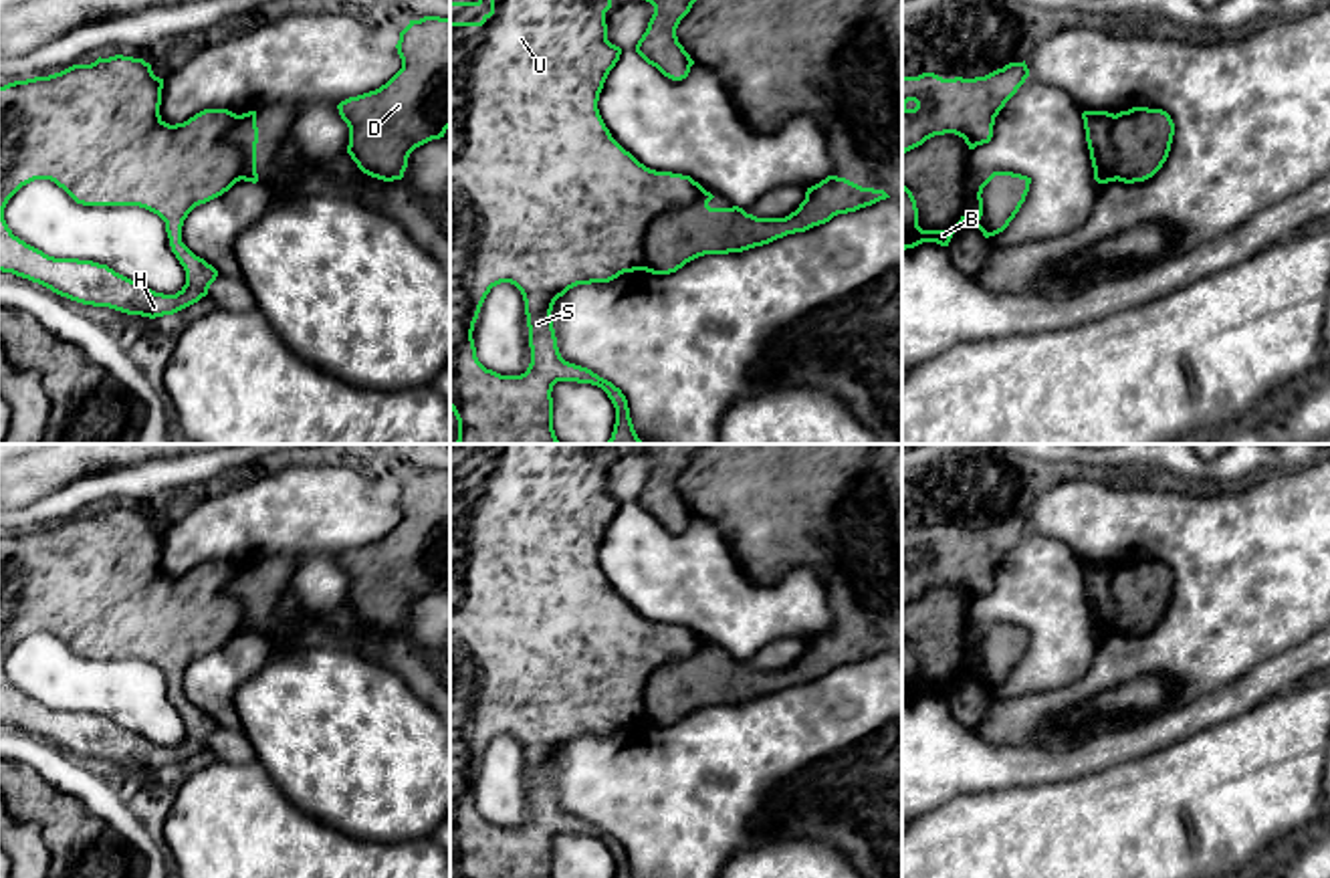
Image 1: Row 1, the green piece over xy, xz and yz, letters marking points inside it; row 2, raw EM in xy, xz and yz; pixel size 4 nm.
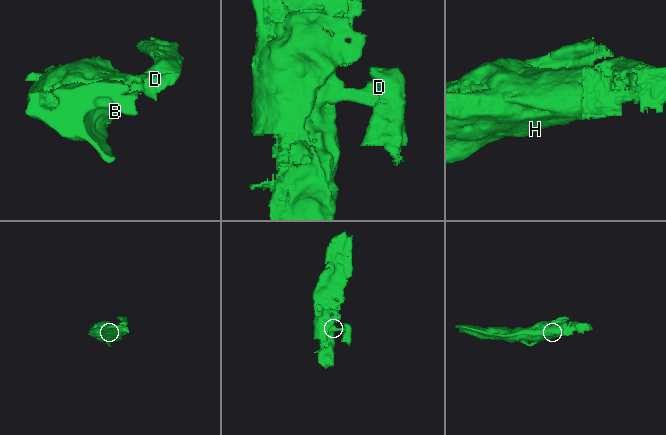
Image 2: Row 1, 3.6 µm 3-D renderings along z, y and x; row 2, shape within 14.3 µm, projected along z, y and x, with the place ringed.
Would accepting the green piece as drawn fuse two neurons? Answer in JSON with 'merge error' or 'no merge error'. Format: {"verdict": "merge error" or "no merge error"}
{"verdict": "merge error"}

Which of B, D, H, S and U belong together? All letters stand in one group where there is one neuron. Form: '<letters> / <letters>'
B H S U / D

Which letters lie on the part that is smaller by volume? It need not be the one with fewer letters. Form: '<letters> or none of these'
D

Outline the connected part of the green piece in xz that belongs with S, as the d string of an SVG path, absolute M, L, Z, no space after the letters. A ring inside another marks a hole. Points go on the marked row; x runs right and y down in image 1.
M490 0L480 22L450 22L450 410L458 420L452 444L561 444L553 430L553 386L577 381L601 388L616 408L607 444L644 444L620 388L561 357L553 305L577 285L609 283L642 270L650 224L696 202L704 188L690 176L656 172L626 151L605 127L597 101L622 48L607 40L612 0ZM515 285L525 301L531 363L521 375L486 369L472 339L492 287Z

